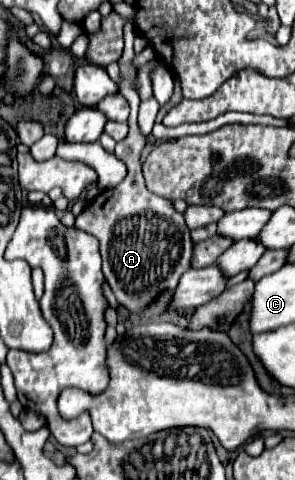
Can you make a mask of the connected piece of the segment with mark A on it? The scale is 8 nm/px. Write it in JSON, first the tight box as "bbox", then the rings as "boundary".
{"bbox":[74,23,194,313],"boundary":[[[126,23],[126,29],[124,29],[126,47],[118,61],[122,65],[124,77],[128,77],[126,81],[128,85],[124,85],[122,91],[126,91],[126,99],[130,103],[130,119],[128,119],[130,133],[124,141],[120,141],[120,145],[116,145],[116,157],[126,165],[128,175],[114,189],[102,191],[76,217],[74,227],[100,239],[102,269],[112,293],[116,295],[118,303],[124,305],[128,311],[140,313],[150,303],[154,303],[162,291],[176,289],[182,273],[190,269],[194,243],[190,239],[190,229],[186,227],[184,215],[174,209],[172,201],[150,193],[142,177],[140,153],[146,147],[146,135],[138,127],[140,97],[130,89],[130,77],[134,77],[134,67],[132,67],[134,35],[136,35],[136,29],[130,23]]]}

